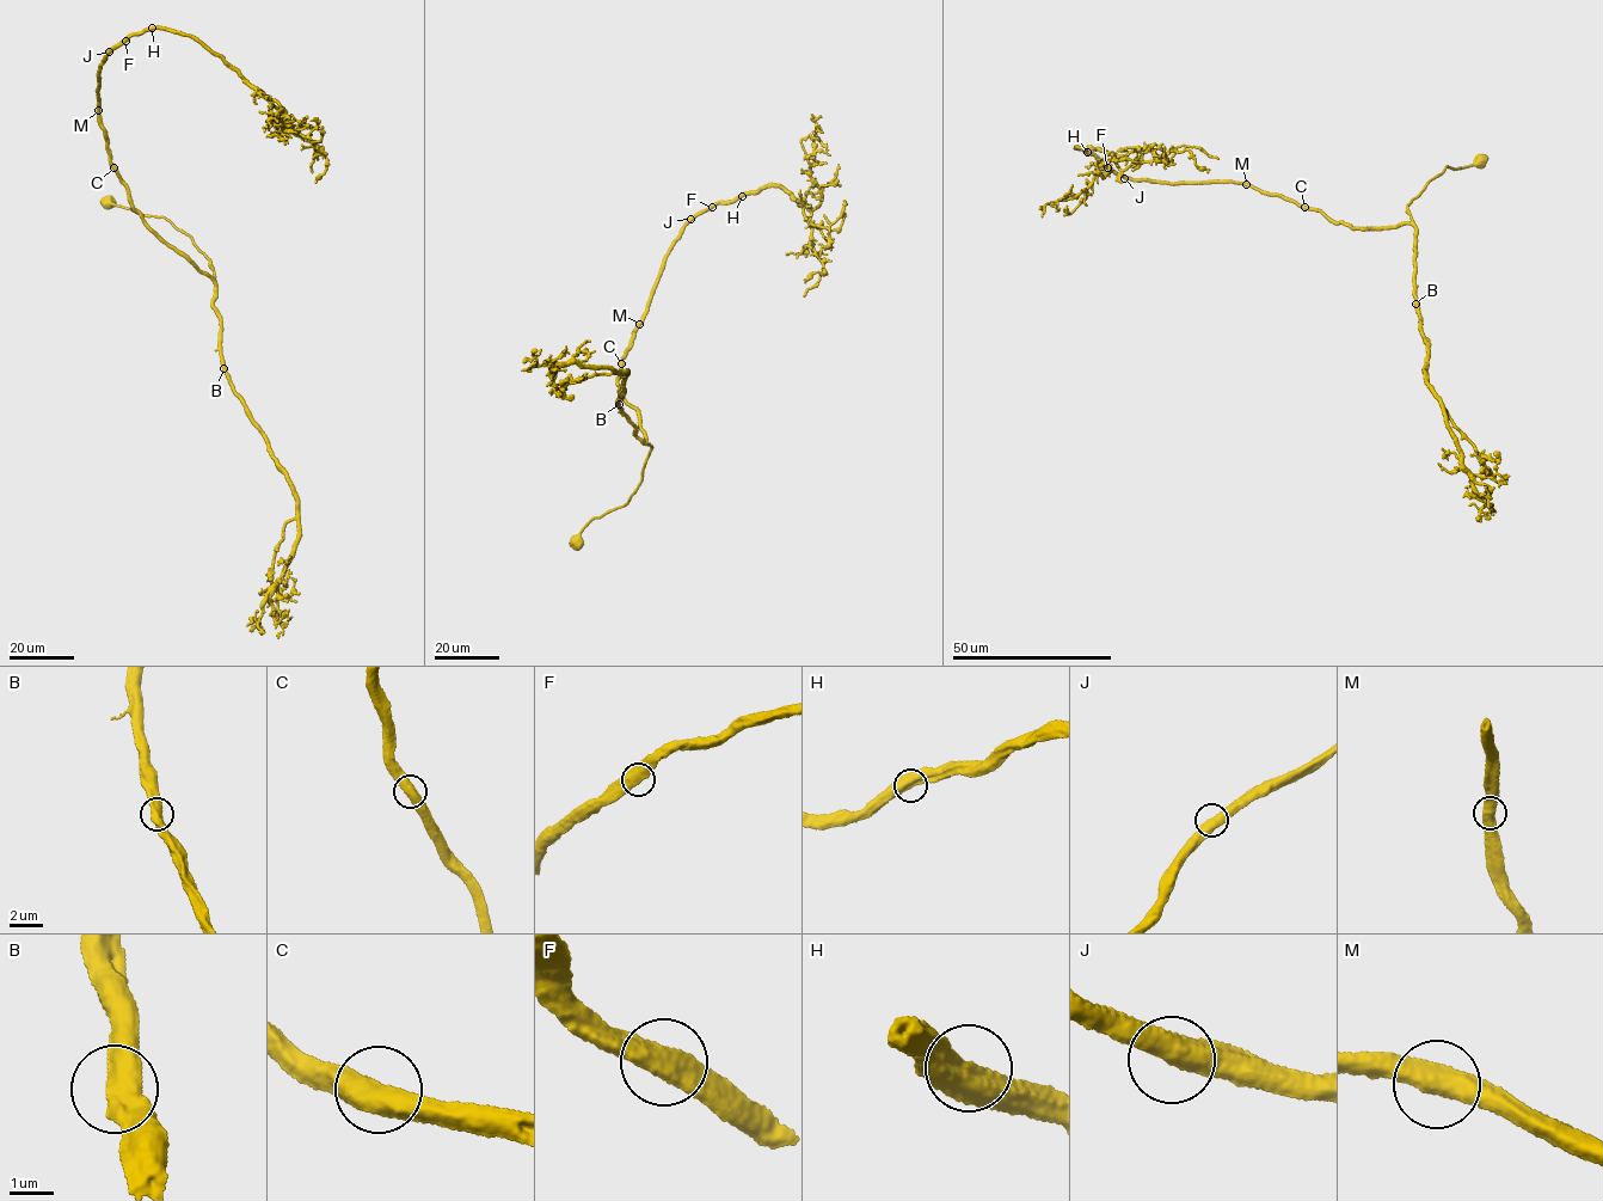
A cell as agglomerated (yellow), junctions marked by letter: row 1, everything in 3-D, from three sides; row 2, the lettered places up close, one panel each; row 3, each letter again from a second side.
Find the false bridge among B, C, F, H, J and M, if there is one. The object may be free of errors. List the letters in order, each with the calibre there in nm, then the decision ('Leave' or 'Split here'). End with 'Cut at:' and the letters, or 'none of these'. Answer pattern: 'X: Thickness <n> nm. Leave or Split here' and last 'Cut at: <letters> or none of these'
B: Thickness 550 nm. Leave
C: Thickness 550 nm. Leave
F: Thickness 550 nm. Leave
H: Thickness 550 nm. Leave
J: Thickness 550 nm. Leave
M: Thickness 550 nm. Leave
Cut at: none of these

